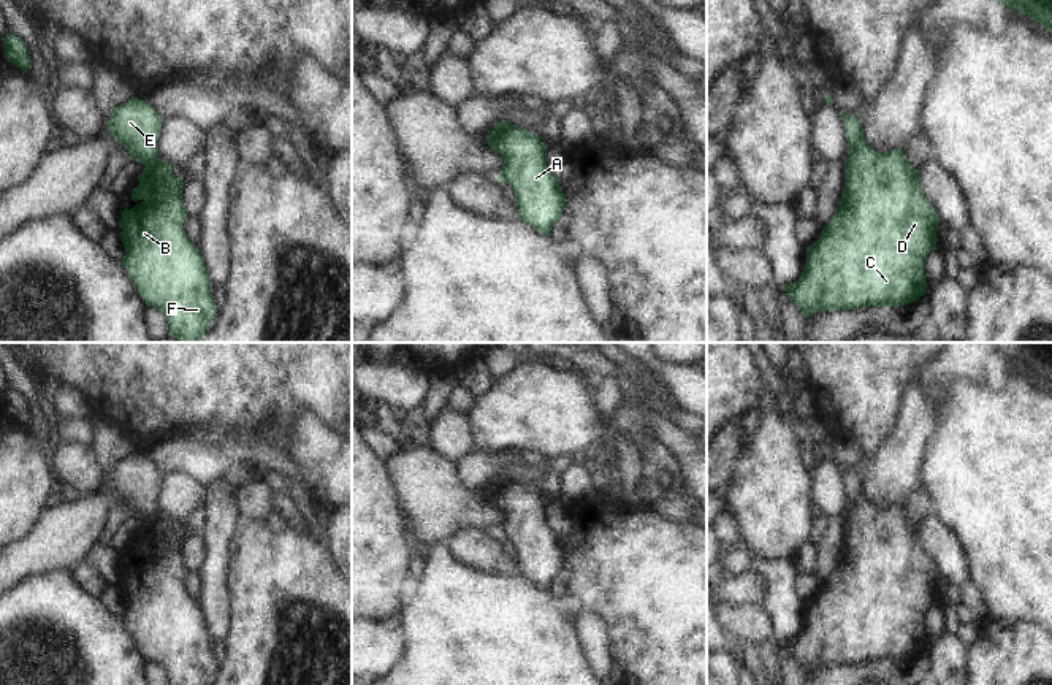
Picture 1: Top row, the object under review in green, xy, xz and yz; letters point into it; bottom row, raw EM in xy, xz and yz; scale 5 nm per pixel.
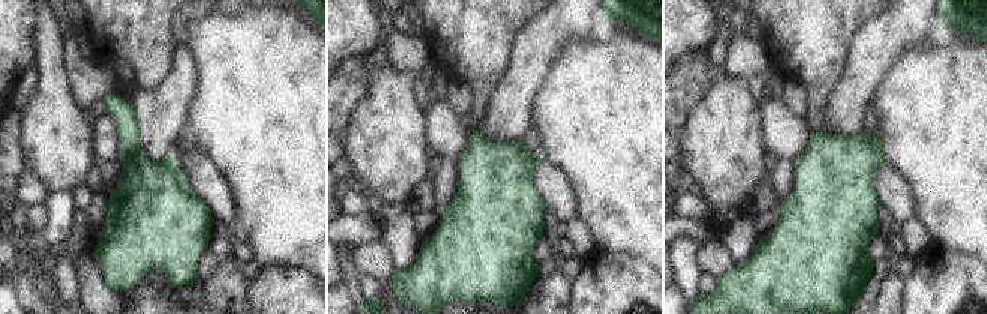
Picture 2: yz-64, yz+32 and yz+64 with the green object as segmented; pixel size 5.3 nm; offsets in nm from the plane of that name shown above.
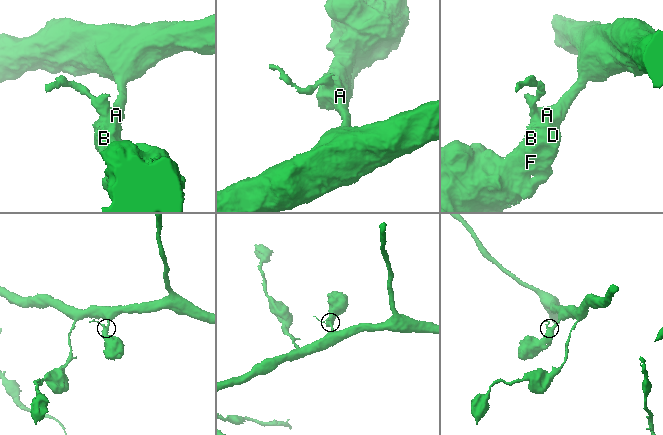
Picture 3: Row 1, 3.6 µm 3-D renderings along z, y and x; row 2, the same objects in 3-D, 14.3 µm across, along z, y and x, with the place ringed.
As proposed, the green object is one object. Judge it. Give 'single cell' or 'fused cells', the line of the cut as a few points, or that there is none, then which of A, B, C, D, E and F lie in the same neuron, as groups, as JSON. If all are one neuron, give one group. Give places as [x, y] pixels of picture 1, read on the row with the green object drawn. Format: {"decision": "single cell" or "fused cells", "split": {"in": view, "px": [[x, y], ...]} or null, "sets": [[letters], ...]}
{"decision": "fused cells", "split": {"in": "yz", "px": [[862, 135], [849, 156]]}, "sets": [["A", "B", "C", "D", "F"], ["E"]]}

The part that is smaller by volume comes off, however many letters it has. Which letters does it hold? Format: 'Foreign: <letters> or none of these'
Foreign: E

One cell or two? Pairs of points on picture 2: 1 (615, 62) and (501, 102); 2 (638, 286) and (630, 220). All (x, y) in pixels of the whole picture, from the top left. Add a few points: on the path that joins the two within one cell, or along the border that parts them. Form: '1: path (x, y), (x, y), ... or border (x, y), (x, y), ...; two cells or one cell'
1: border (555, 57), (549, 74), (533, 96); two cells
2: border (600, 250), (626, 251), (647, 262); two cells

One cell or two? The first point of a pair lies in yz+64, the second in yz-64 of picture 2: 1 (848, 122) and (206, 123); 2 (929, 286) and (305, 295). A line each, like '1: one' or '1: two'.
1: two
2: one

